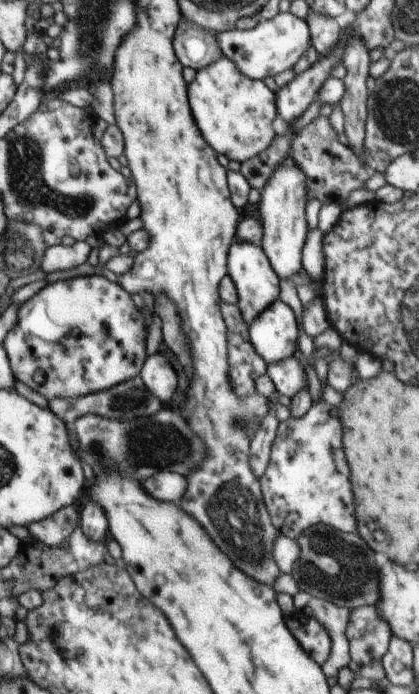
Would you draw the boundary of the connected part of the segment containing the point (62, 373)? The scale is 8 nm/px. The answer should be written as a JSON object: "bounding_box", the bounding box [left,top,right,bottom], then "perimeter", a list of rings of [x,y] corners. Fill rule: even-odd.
{"bounding_box":[3,275,148,400],"perimeter":[[[98,275],[78,277],[46,284],[46,286],[44,286],[42,290],[38,290],[32,298],[28,298],[28,300],[20,304],[20,308],[18,308],[17,324],[3,341],[3,348],[8,356],[14,378],[26,384],[31,390],[38,392],[38,394],[44,396],[47,400],[81,399],[84,396],[108,390],[108,388],[117,387],[118,384],[125,383],[126,380],[137,379],[141,375],[142,368],[146,363],[146,336],[148,336],[148,332],[146,332],[146,328],[144,328],[144,316],[142,316],[142,312],[134,306],[134,302],[132,302],[130,296],[131,295],[128,294],[121,285],[114,284],[114,282],[110,282],[110,280],[104,278],[104,276]],[[37,370],[44,371],[45,380],[42,383],[34,381],[33,376]]]}

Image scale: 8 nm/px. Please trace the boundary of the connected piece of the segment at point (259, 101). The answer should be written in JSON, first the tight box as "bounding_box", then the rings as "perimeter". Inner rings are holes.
{"bounding_box":[190,56,277,162],"perimeter":[[[226,56],[197,70],[196,80],[190,83],[190,104],[198,116],[198,128],[206,132],[212,148],[229,160],[242,162],[257,156],[272,144],[277,136],[275,128],[276,97],[263,80],[254,80],[242,74],[236,64]]]}

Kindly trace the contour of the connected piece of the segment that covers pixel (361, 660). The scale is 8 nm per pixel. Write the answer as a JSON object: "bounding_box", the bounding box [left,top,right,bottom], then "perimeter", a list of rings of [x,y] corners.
{"bounding_box":[345,605,394,667],"perimeter":[[[375,605],[358,607],[351,612],[345,631],[351,660],[360,667],[371,661],[382,662],[394,635],[388,622],[379,616]]]}

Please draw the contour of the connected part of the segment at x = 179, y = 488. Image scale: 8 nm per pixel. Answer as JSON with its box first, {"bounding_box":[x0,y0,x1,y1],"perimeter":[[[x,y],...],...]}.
{"bounding_box":[146,472,186,504],"perimeter":[[[158,472],[156,476],[148,478],[146,482],[146,492],[150,492],[150,496],[154,496],[156,500],[164,500],[164,502],[174,502],[180,504],[184,492],[186,492],[186,478],[174,472]]]}

